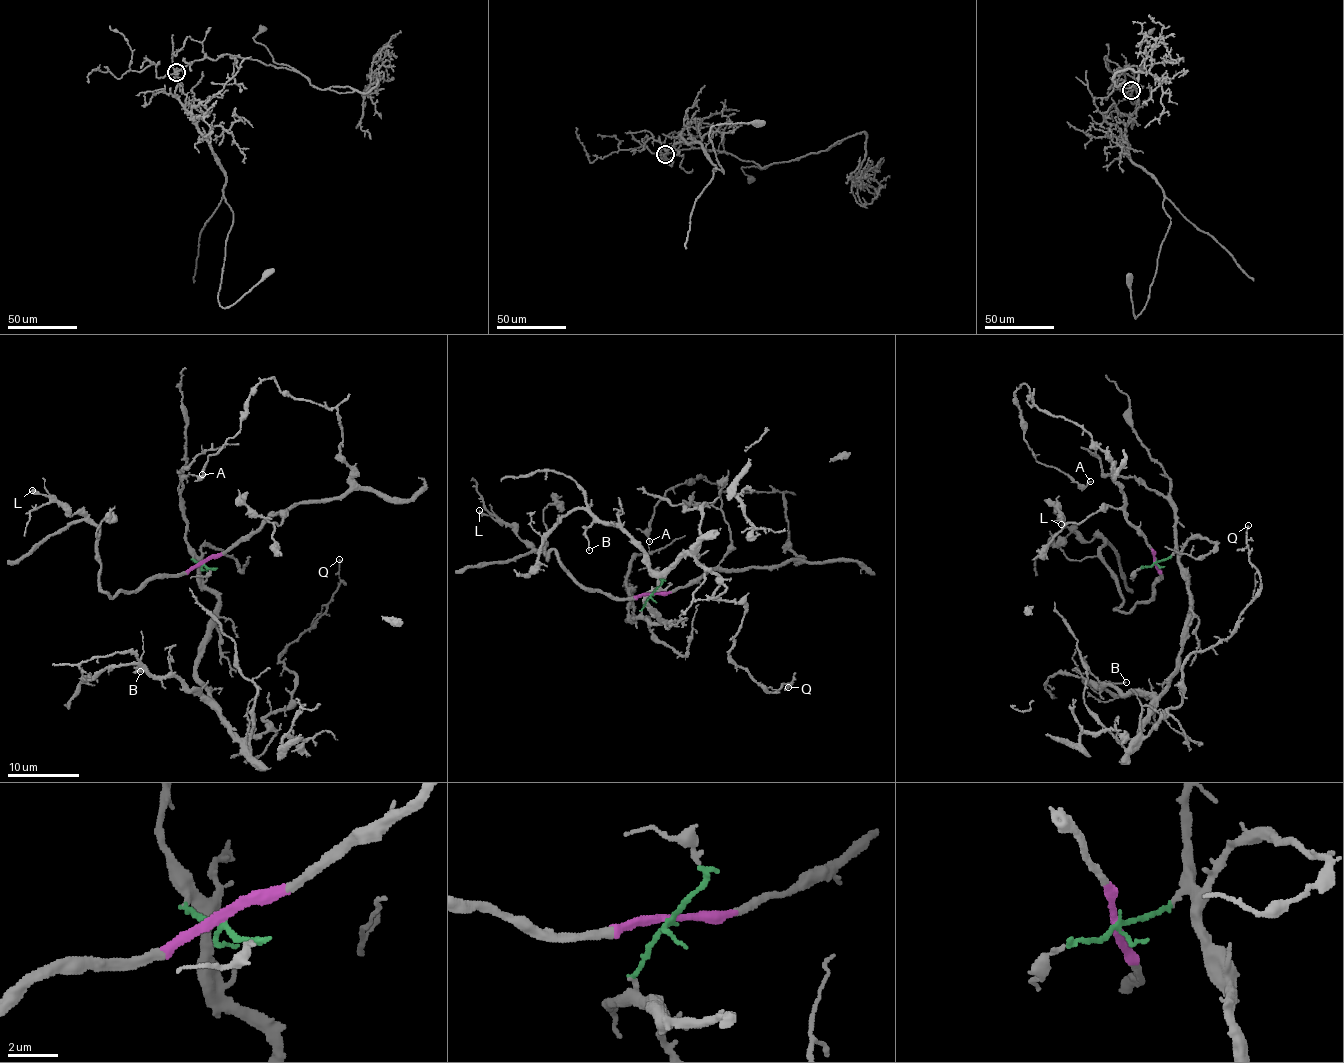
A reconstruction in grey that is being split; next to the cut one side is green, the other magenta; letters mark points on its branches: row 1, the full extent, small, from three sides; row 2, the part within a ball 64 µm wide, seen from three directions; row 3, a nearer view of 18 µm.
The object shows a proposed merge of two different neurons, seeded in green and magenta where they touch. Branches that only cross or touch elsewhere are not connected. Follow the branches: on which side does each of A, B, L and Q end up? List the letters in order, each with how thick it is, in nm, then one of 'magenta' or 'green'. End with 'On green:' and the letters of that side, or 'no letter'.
A: 140 nm thick; magenta
B: 130 nm thick; green
L: 380 nm thick; magenta
Q: 140 nm thick; green
On green: B, Q

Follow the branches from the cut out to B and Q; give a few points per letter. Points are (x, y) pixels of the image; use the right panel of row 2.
B: (1156, 561), (1175, 553), (1188, 578), (1183, 646), (1159, 694), (1099, 688), (1126, 682)
Q: (1156, 561), (1175, 553), (1190, 611), (1145, 735), (1181, 704), (1182, 666), (1228, 636), (1252, 600), (1247, 526)

